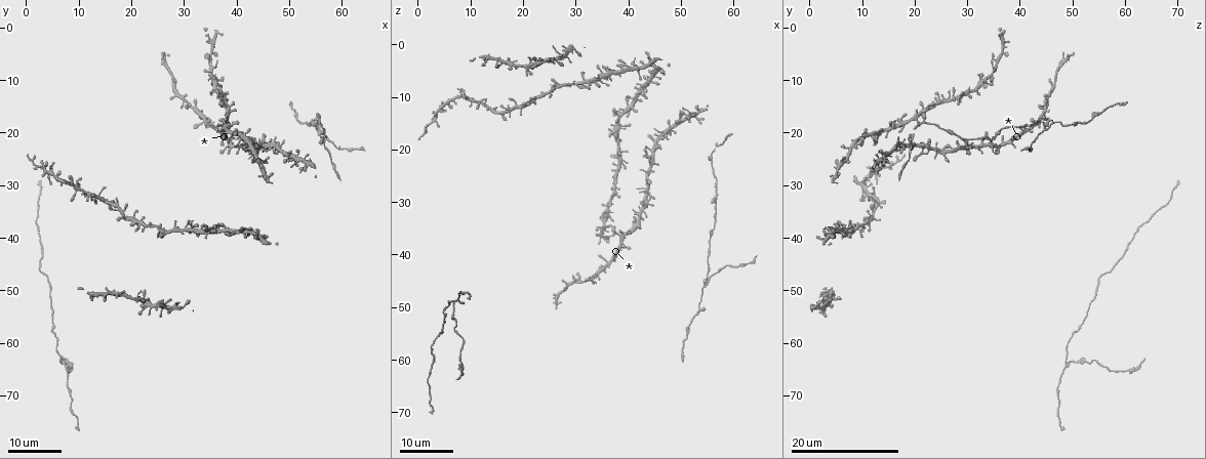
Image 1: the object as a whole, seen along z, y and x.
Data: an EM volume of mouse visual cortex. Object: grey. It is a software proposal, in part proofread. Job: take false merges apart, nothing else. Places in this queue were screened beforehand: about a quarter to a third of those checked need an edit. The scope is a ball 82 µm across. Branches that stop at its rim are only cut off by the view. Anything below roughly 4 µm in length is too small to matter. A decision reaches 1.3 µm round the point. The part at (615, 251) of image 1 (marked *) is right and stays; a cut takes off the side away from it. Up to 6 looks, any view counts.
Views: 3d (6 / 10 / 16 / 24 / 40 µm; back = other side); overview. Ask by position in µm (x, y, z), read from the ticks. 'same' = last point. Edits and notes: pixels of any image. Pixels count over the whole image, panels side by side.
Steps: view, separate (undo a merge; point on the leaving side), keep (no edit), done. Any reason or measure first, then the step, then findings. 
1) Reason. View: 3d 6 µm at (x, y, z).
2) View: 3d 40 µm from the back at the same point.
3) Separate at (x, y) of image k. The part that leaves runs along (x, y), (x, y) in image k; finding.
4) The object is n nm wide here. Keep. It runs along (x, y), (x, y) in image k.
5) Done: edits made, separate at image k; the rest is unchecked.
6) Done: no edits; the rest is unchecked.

Two arms at a narrow angle. View: 3d 24 µm at (54.5, 18.5, 45.5).

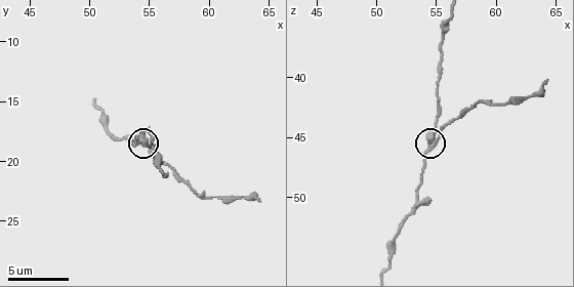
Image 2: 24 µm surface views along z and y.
View: 3d 10 µm at the same point.

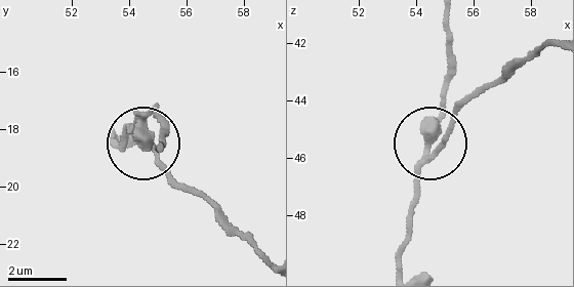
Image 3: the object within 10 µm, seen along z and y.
The object is 280 nm wide here. Separate at (160, 161) of image 3. Two cells meet here.

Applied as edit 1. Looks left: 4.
Redraw. View: overview.

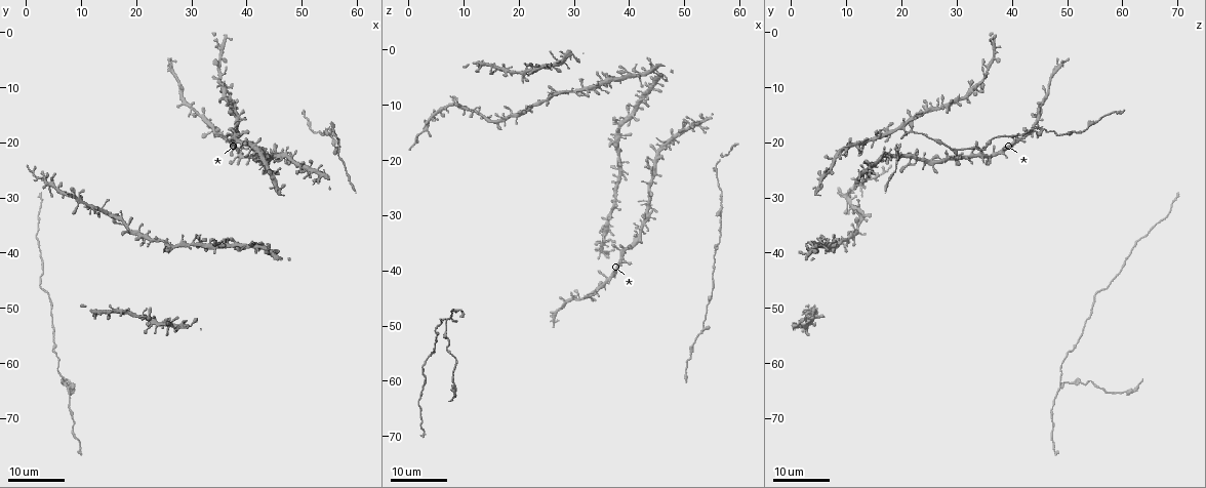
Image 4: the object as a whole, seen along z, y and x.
Four arms meet. View: 3d 24 µm at (45.0, 22.5, 18.0).

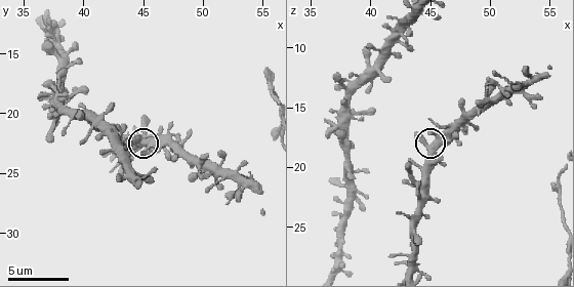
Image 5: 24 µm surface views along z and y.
View: 3d 6 µm at the same point.

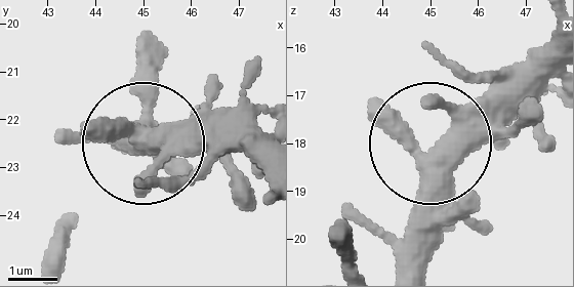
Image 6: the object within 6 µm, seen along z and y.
The object is 420 nm wide here. Keep. It runs along (115, 151), (139, 138), (234, 138) in image 6; all the same cell.

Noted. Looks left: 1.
Done: edits made, separate at image 3; the rest is unchecked.

